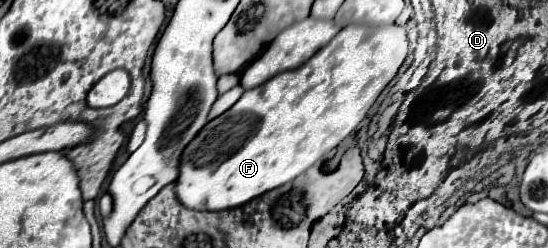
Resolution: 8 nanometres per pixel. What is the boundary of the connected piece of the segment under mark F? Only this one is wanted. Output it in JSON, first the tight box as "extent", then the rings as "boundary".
{"extent":[174,24,406,212],"boundary":[[[352,24],[342,28],[302,66],[280,72],[262,86],[246,90],[232,108],[210,120],[184,148],[178,166],[180,174],[174,188],[178,202],[192,210],[218,212],[242,206],[264,192],[292,182],[358,128],[380,92],[396,76],[406,58],[406,52],[406,32],[398,24],[382,28],[362,28]]]}

